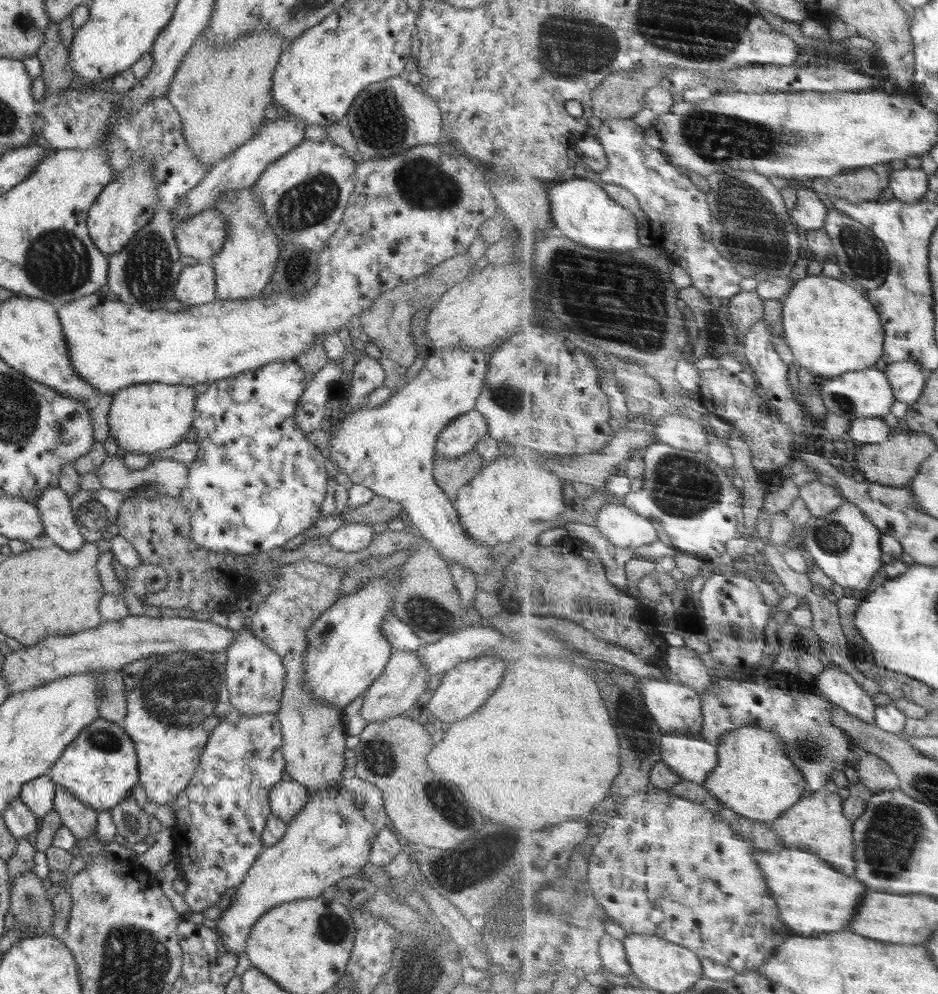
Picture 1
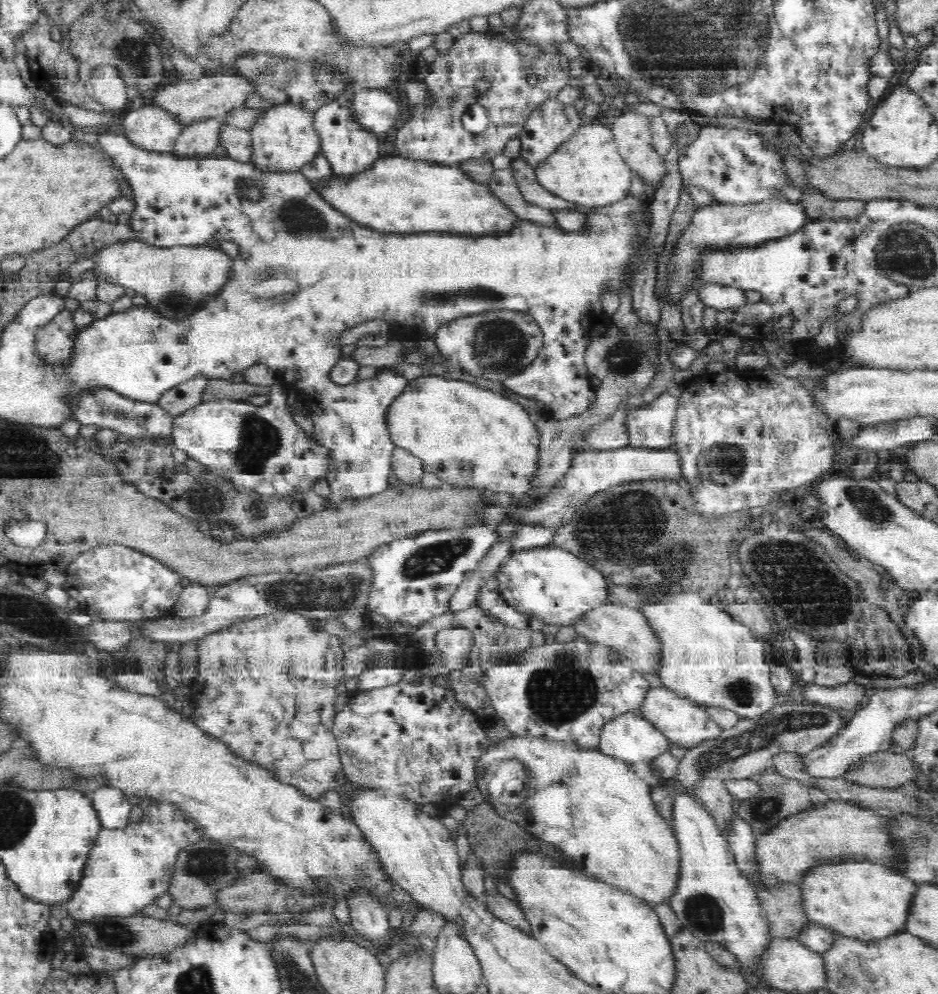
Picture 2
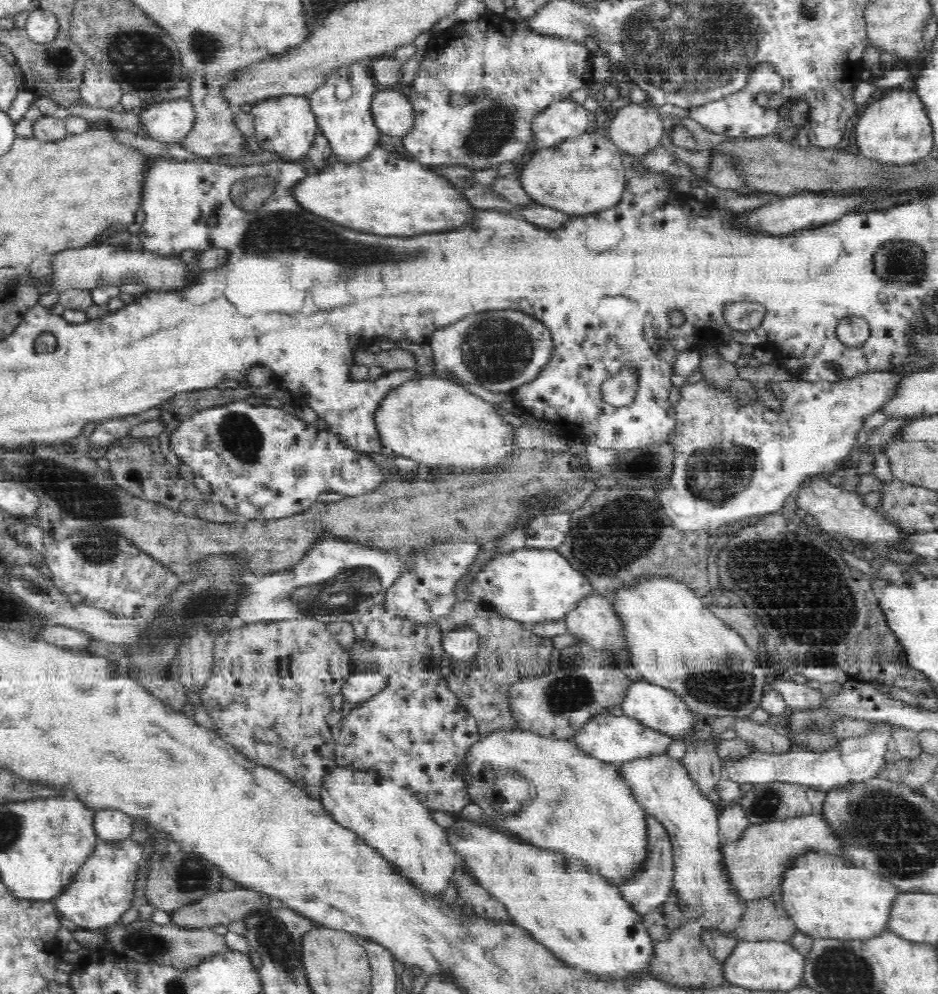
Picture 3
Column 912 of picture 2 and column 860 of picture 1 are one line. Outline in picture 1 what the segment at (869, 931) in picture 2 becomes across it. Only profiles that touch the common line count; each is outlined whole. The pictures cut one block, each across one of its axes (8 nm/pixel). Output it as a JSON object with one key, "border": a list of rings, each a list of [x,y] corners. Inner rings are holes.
{"border":[[[789,847],[781,851],[758,850],[755,859],[767,873],[767,883],[783,912],[783,919],[796,936],[816,936],[846,931],[859,914],[866,890],[859,877],[848,876],[816,853]]]}

